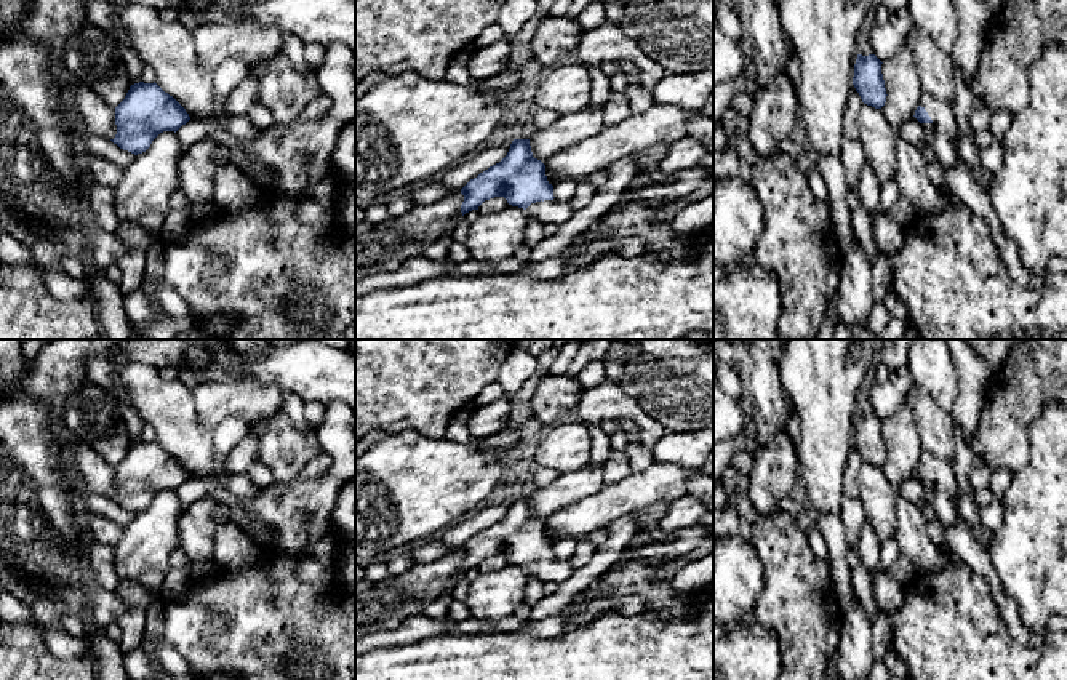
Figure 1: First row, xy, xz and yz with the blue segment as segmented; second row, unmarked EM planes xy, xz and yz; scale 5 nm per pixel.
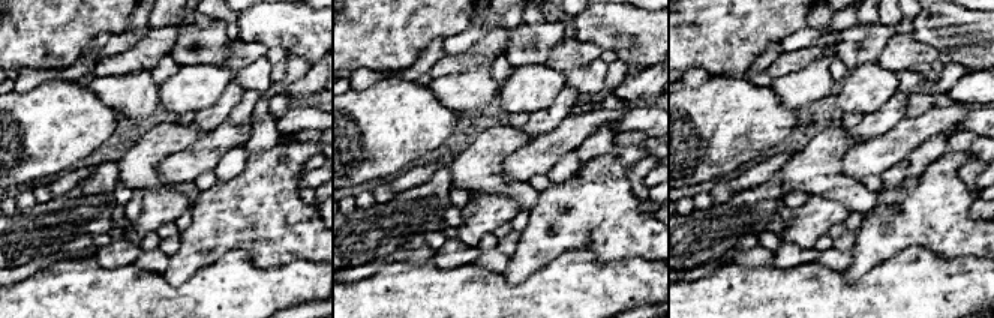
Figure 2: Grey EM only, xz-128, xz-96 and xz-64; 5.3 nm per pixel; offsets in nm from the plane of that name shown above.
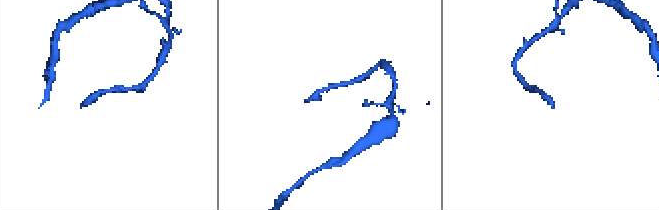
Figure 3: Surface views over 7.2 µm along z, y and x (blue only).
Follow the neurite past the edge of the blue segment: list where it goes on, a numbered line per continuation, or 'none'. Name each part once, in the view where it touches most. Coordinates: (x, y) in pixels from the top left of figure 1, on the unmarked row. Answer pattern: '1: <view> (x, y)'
1: xz (498, 562)

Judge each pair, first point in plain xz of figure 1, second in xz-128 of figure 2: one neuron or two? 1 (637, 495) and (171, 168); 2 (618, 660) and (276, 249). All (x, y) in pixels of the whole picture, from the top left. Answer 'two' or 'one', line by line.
1: one
2: two

